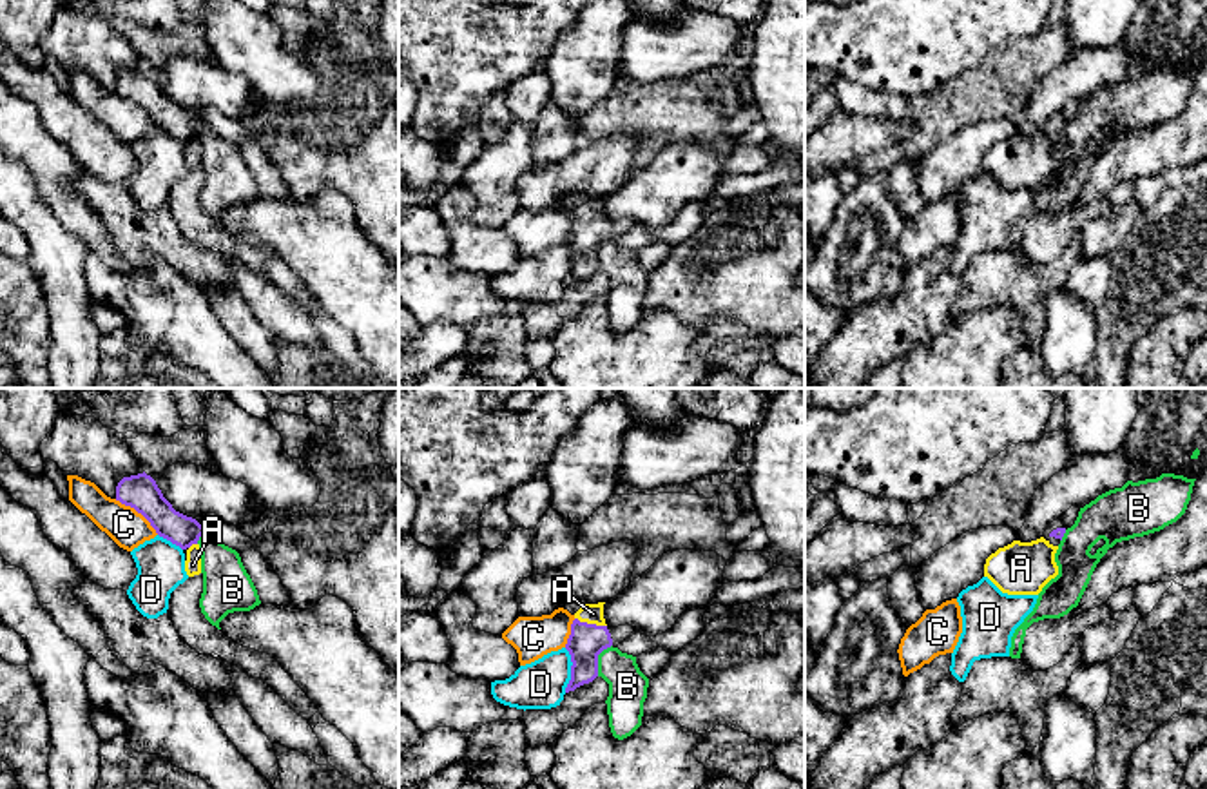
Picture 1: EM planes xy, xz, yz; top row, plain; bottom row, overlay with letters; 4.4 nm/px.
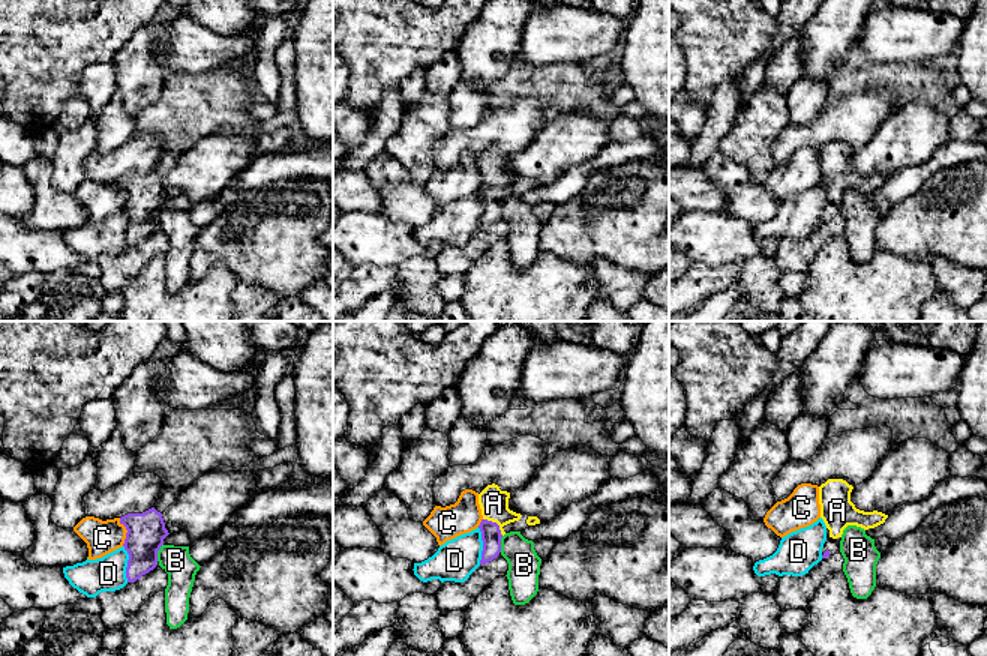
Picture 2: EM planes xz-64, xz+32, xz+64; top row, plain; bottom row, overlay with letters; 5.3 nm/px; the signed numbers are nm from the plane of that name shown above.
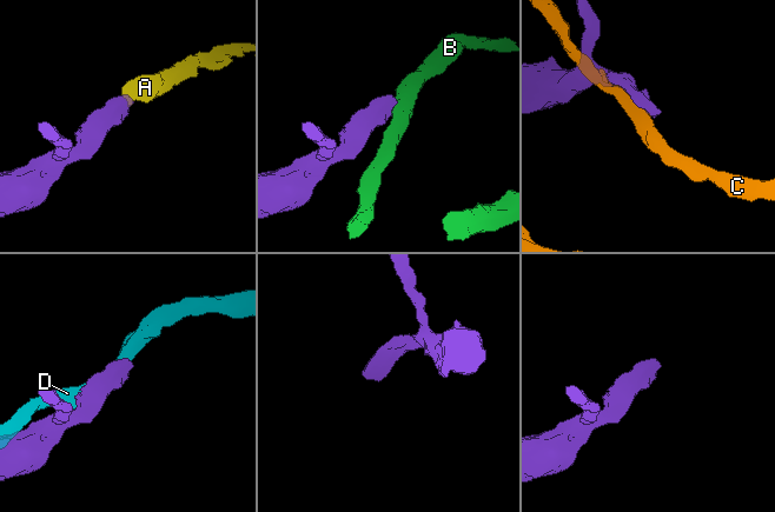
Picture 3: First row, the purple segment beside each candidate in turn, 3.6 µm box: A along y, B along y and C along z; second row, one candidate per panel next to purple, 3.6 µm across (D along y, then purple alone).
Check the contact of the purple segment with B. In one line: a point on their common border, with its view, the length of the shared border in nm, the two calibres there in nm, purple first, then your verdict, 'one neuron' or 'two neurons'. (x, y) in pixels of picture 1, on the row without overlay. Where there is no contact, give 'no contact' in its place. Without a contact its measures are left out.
xz (597, 253) | 160 nm | 160/180 nm | two neurons

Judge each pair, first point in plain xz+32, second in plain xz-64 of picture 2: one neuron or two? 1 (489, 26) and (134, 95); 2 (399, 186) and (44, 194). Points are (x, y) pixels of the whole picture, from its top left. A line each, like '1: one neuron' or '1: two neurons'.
1: one neuron
2: one neuron

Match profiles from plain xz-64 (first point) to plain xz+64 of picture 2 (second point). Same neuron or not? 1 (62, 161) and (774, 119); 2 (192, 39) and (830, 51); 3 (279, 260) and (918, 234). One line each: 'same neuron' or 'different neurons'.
1: same neuron
2: different neurons
3: same neuron

